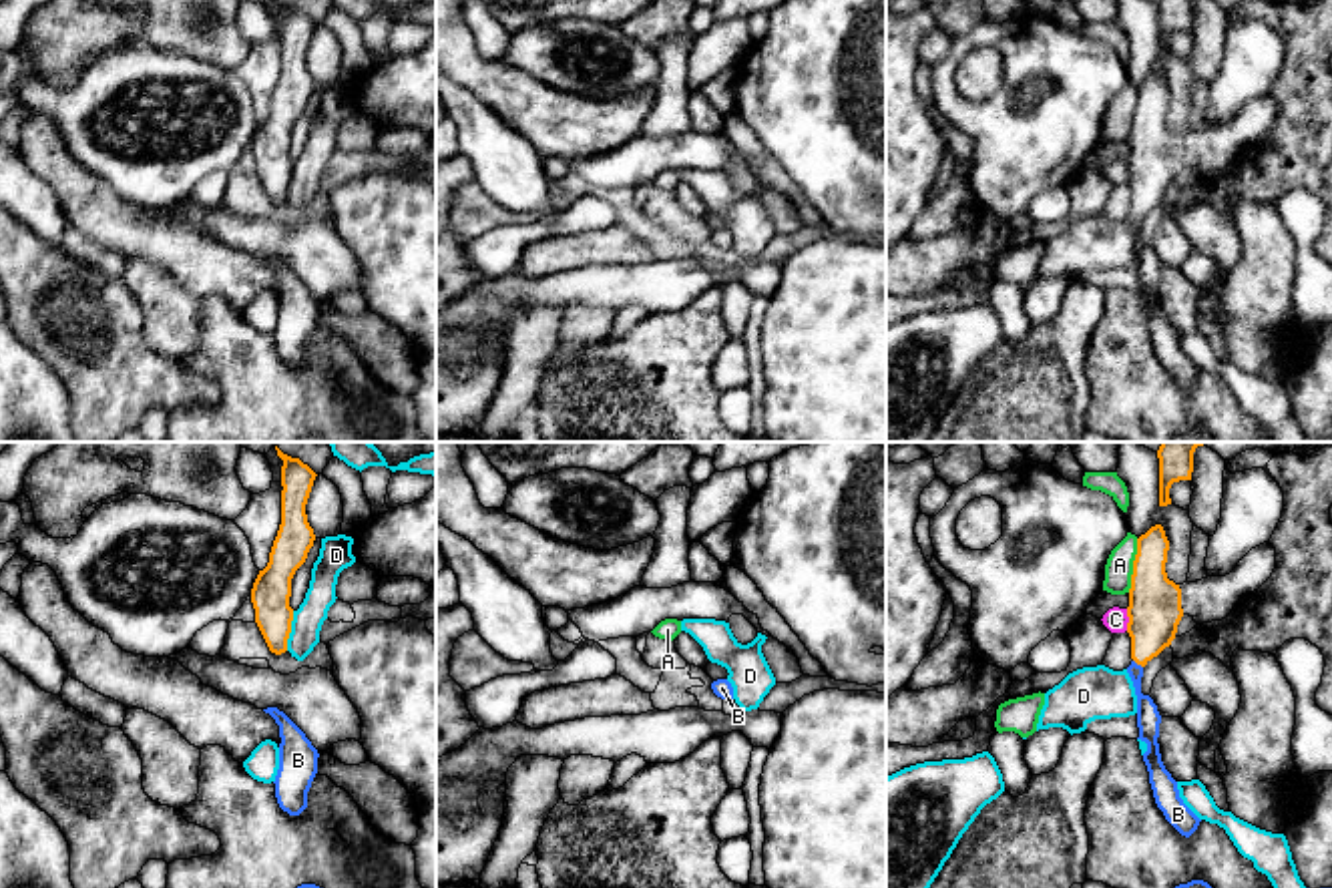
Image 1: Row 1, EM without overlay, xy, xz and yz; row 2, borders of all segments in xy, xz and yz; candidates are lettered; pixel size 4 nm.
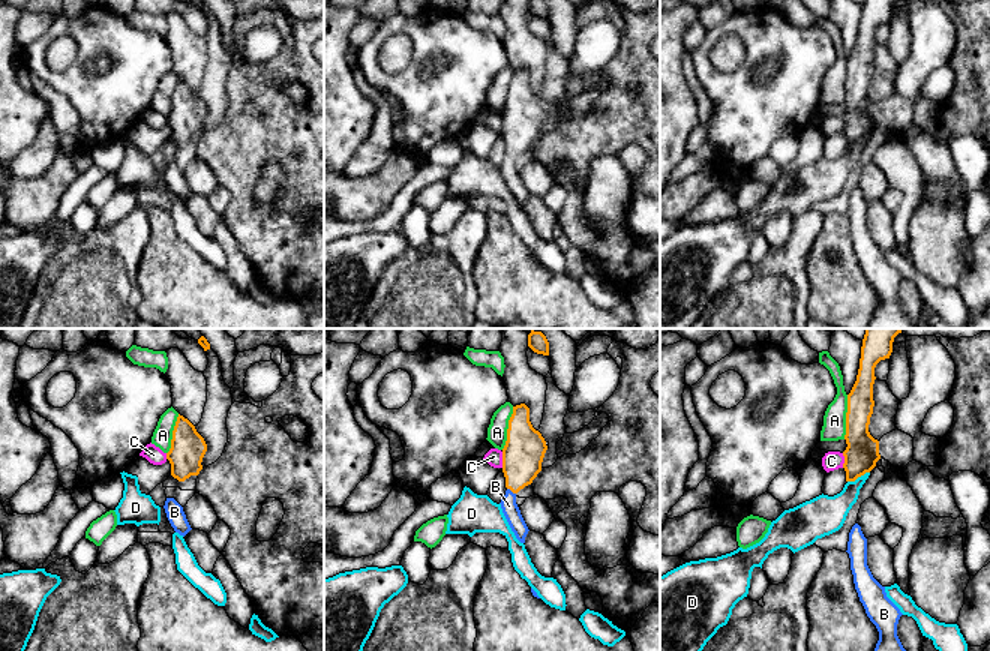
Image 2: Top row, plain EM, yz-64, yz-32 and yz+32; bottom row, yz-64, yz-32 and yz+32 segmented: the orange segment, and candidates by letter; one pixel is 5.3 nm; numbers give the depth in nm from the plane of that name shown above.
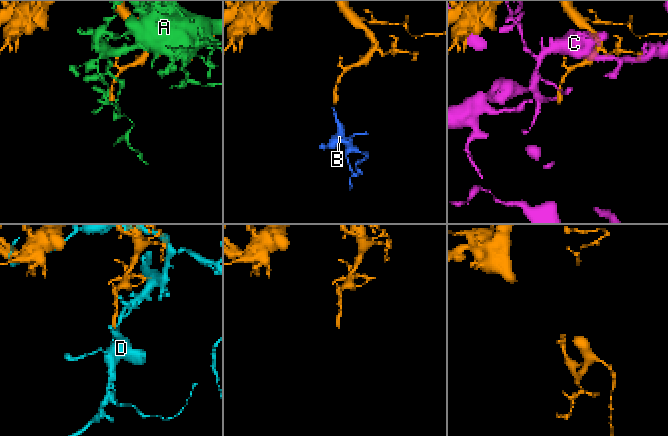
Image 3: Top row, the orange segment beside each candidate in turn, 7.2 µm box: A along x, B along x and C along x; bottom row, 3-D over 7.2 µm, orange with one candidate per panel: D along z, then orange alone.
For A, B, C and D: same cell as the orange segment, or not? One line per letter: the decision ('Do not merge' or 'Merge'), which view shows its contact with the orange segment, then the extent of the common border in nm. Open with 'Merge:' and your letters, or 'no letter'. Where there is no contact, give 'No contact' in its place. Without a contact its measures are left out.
Merge: B
A: Do not merge. Touches orange in yz. Shared border 220 nm
B: Merge. Touches orange in yz. Shared border 50 nm
C: Do not merge. Touches orange in yz. Shared border 90 nm
D: Do not merge. Touches orange in xy. Shared border 160 nm

